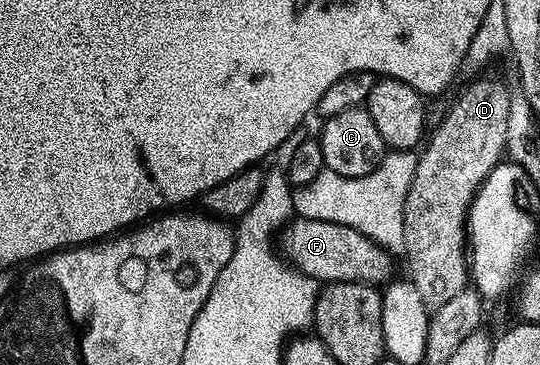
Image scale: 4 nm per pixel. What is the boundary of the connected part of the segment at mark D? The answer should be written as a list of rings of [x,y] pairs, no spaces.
[[[489,75],[478,76],[481,77],[478,81],[471,82],[458,95],[453,106],[446,111],[445,118],[438,123],[437,130],[428,134],[427,144],[420,150],[417,158],[415,179],[411,179],[411,191],[407,191],[403,215],[403,258],[409,264],[408,280],[412,281],[415,291],[419,291],[426,309],[430,311],[443,307],[443,303],[447,303],[451,295],[459,295],[459,291],[467,288],[471,277],[471,257],[467,252],[469,208],[482,181],[487,179],[495,166],[502,164],[507,153],[511,92],[509,93],[503,82],[485,76]]]

